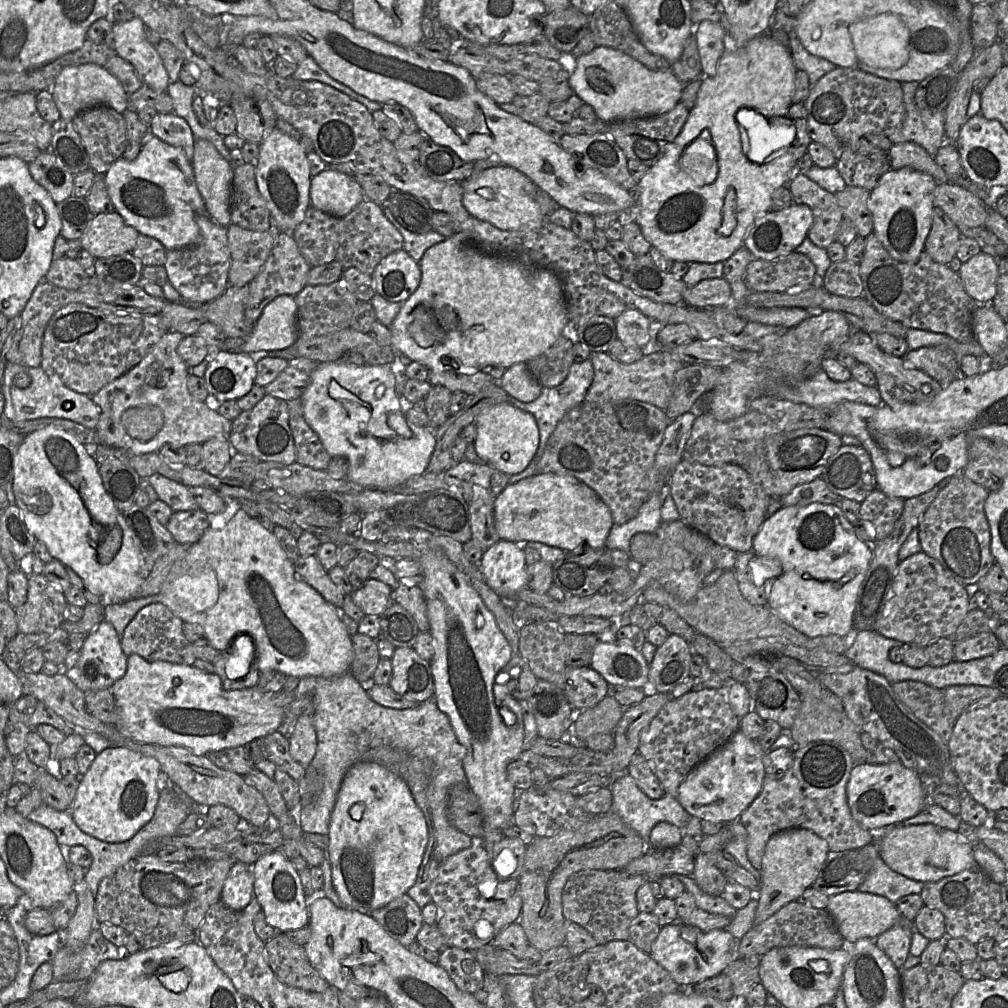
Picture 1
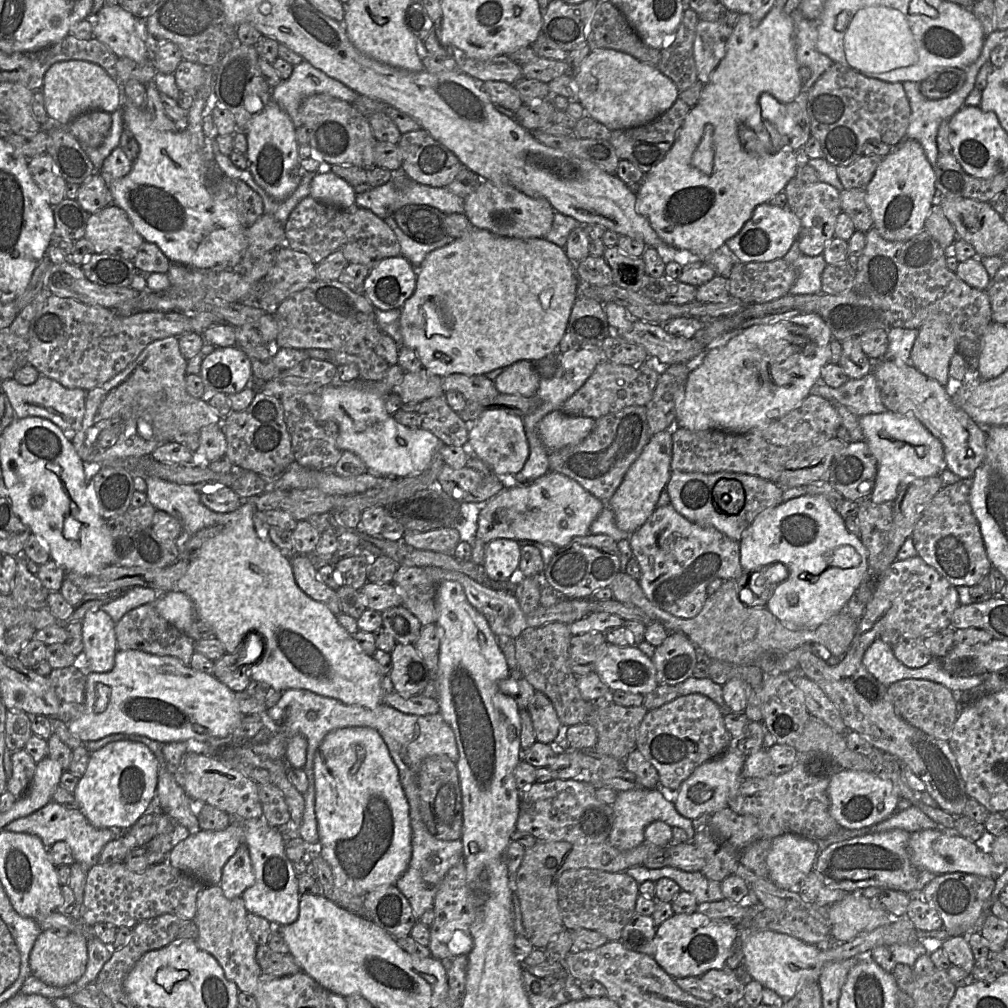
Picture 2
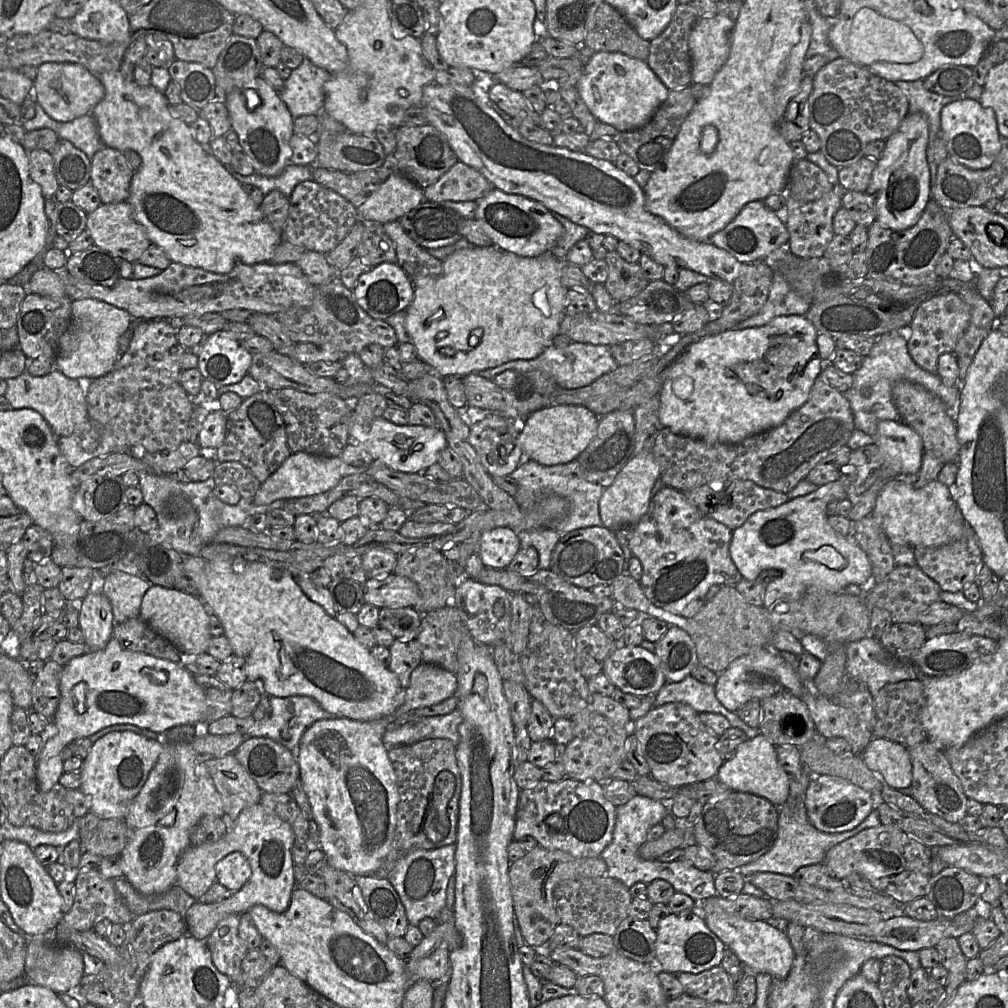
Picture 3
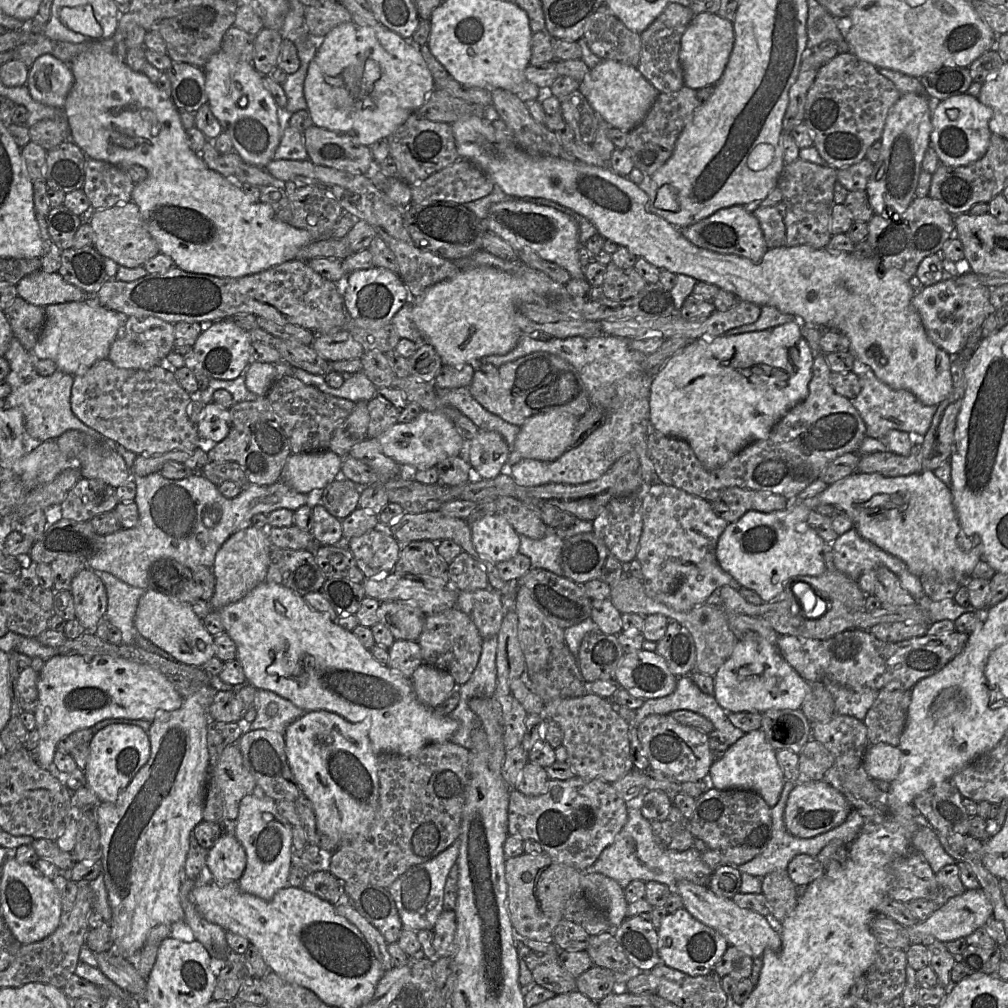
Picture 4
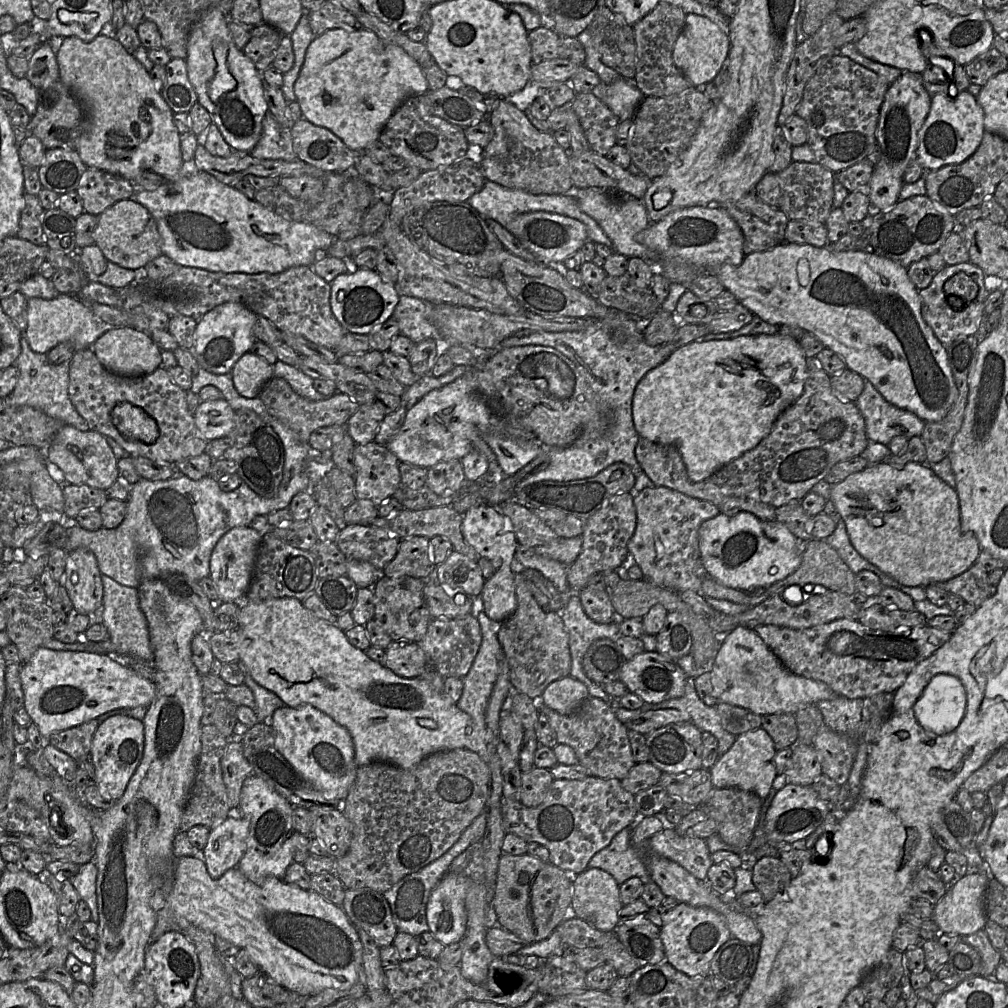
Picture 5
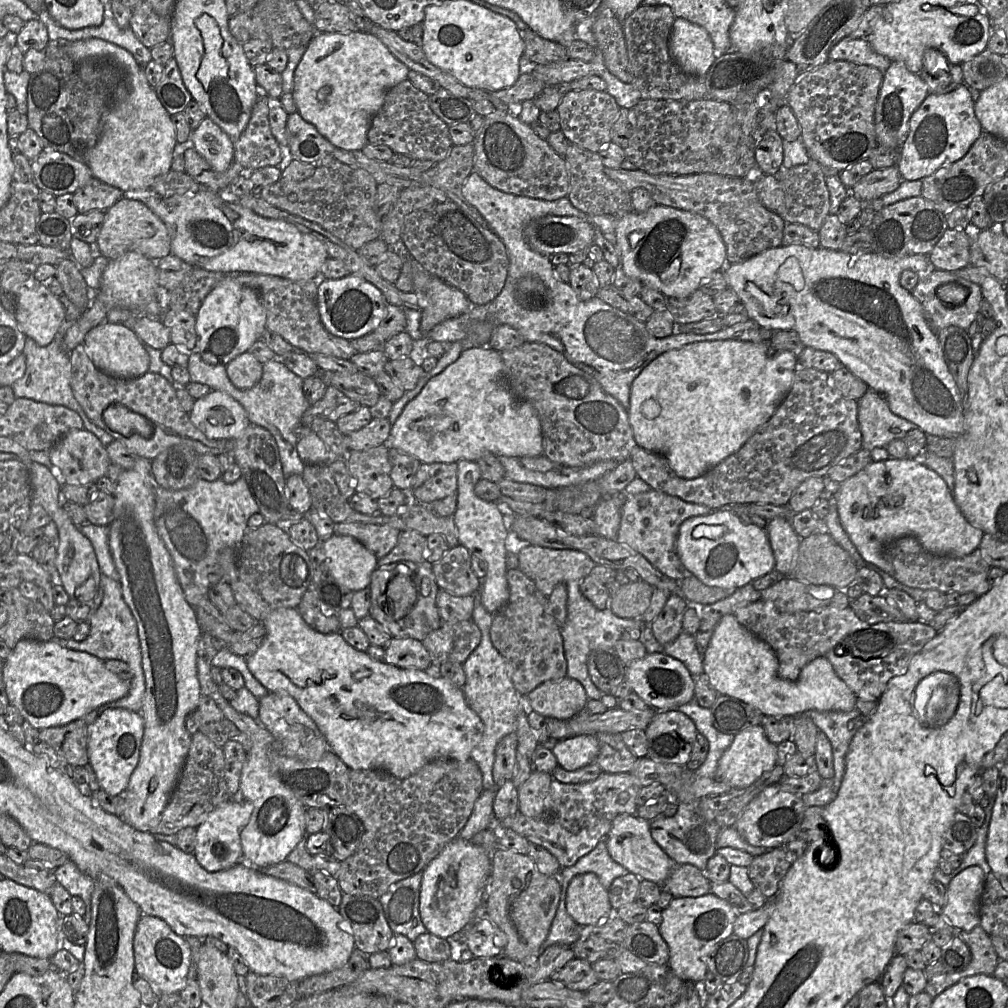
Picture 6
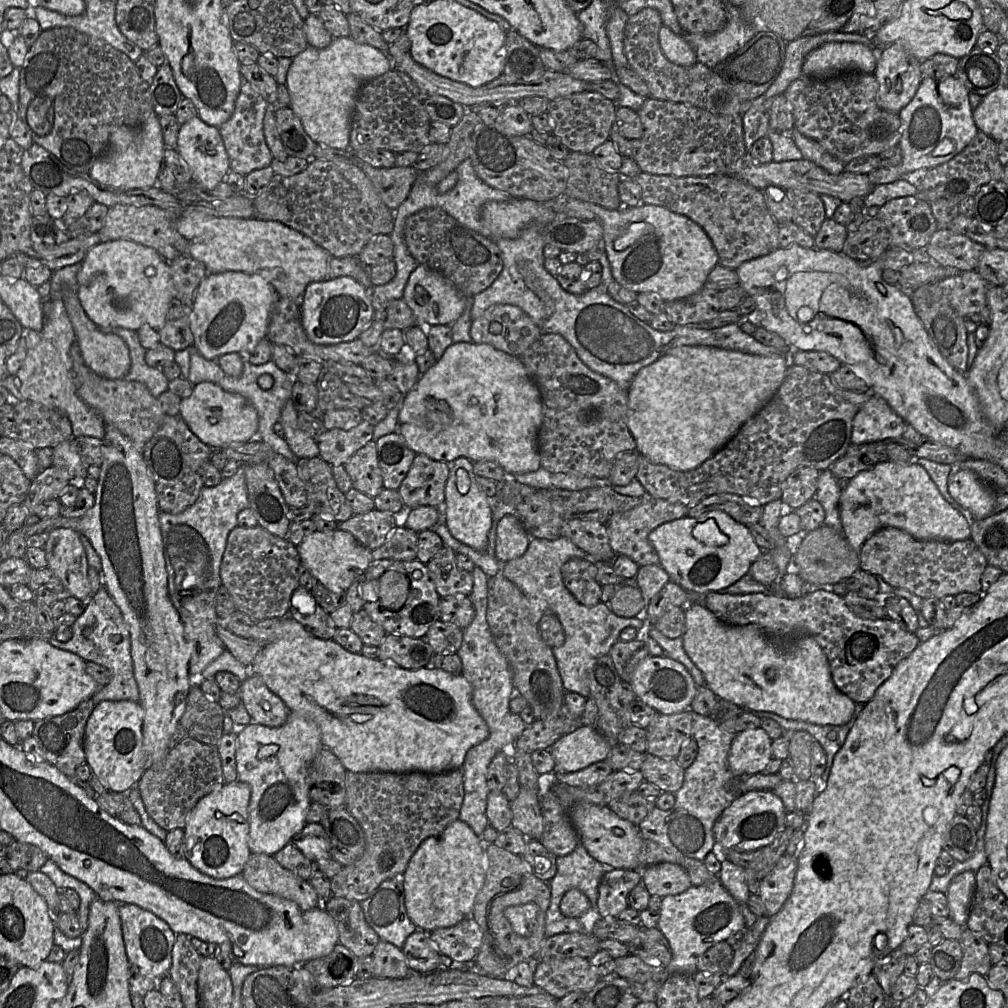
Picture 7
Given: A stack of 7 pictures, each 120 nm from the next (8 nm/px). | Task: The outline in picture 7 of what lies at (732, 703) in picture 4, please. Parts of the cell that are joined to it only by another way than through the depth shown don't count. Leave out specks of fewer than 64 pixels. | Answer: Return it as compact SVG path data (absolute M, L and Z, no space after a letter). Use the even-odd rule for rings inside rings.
M691 604L685 610L683 648L689 658L702 672L705 685L713 693L741 706L748 711L768 711L786 719L804 721L817 725L845 725L853 717L856 703L835 686L829 663L822 648L811 636L779 642L755 624L728 625L721 622L701 604ZM774 668L776 677L768 679L766 672Z

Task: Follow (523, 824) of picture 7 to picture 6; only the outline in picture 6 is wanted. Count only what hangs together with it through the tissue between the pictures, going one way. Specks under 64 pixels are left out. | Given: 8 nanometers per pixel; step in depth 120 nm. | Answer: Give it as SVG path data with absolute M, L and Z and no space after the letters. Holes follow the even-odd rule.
M533 771L518 789L518 812L530 818L538 817L548 801L550 773Z

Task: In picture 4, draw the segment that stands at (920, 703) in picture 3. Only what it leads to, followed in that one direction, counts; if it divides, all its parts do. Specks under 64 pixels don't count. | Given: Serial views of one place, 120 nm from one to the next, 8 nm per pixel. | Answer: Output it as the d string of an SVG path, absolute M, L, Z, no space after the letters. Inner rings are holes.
M879 690L863 719L867 727L868 746L877 743L899 745L910 702L911 690Z

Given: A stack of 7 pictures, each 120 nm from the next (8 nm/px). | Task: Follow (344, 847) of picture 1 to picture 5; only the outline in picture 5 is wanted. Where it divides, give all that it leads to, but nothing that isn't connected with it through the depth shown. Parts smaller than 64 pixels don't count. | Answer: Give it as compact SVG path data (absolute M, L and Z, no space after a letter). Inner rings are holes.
M284 705L272 714L271 728L277 750L302 775L302 777L321 791L325 798L344 801L356 777L357 765L354 761L354 745L351 735L331 717L311 705L289 707Z

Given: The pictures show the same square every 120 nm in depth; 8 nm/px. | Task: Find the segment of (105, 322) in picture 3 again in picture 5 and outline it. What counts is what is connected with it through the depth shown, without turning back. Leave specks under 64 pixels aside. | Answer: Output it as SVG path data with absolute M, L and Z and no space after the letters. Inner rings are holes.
M59 294L51 300L27 299L27 327L23 336L36 353L47 354L59 343L67 341L76 347L76 351L91 348L94 342L110 328L74 295Z

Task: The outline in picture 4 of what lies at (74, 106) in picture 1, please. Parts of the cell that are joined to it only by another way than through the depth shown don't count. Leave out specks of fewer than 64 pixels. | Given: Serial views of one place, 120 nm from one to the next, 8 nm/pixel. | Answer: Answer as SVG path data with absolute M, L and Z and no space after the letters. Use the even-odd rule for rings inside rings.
M51 54L41 55L29 68L27 86L30 94L44 105L63 108L73 84L70 65Z

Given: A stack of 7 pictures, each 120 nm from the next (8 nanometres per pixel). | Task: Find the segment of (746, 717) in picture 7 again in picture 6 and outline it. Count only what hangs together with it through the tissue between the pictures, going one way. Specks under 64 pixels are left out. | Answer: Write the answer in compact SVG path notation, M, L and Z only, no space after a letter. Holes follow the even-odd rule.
M718 694L710 707L713 726L735 736L748 727L762 725L764 714L755 707L730 696Z

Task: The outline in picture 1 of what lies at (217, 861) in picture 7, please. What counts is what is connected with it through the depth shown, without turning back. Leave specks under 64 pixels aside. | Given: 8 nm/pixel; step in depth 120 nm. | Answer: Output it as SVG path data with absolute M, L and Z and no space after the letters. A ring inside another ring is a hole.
M236 861L229 871L221 891L221 901L228 908L243 910L253 894L252 866Z

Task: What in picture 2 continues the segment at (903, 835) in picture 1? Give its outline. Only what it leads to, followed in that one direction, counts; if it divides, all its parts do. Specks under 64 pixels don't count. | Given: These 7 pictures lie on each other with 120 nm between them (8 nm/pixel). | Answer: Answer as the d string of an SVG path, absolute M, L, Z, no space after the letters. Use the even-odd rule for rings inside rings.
M938 827L936 829L923 829L911 833L909 851L913 865L919 870L928 870L937 875L962 872L990 877L996 880L998 865L992 856L981 850L974 842L959 835L953 828Z

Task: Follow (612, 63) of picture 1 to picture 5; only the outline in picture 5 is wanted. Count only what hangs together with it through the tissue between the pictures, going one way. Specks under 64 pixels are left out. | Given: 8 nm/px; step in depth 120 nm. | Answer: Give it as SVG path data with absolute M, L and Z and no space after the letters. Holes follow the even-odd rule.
M619 78L609 84L600 81L591 93L603 101L620 121L633 120L639 104L647 97L635 85L634 78Z

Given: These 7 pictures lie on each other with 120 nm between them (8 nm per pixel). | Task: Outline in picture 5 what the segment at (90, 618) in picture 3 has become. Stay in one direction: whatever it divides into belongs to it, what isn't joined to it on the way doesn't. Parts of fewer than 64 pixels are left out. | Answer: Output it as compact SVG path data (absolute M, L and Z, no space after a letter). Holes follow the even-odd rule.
M80 547L68 553L63 586L78 612L90 615L103 604L101 574L89 549Z

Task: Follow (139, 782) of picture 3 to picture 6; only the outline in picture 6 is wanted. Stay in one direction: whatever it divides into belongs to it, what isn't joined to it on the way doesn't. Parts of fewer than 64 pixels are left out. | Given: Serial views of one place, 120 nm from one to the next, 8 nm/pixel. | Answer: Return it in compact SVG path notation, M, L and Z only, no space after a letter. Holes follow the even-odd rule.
M109 708L96 718L90 728L87 752L100 789L110 795L118 795L126 790L130 776L139 761L143 733L144 721L140 712Z

